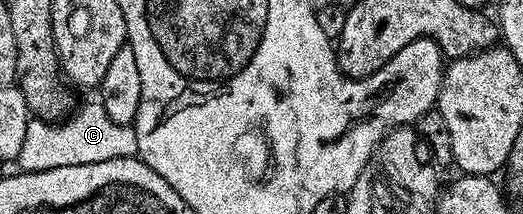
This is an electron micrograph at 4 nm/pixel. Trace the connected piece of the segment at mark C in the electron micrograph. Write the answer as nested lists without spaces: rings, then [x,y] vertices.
[[[100,100],[80,107],[64,121],[52,123],[48,120],[30,118],[23,149],[16,159],[20,170],[37,172],[63,168],[68,165],[95,164],[100,161],[134,158],[138,151],[138,135],[132,124],[119,125],[112,121]]]

